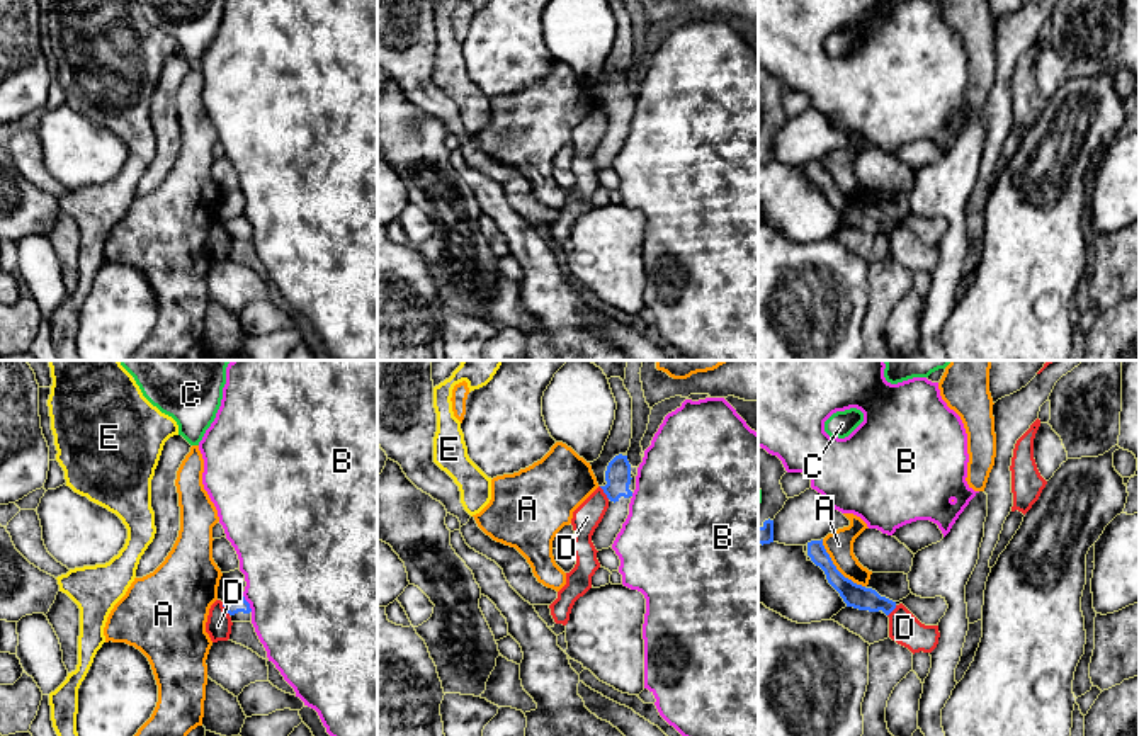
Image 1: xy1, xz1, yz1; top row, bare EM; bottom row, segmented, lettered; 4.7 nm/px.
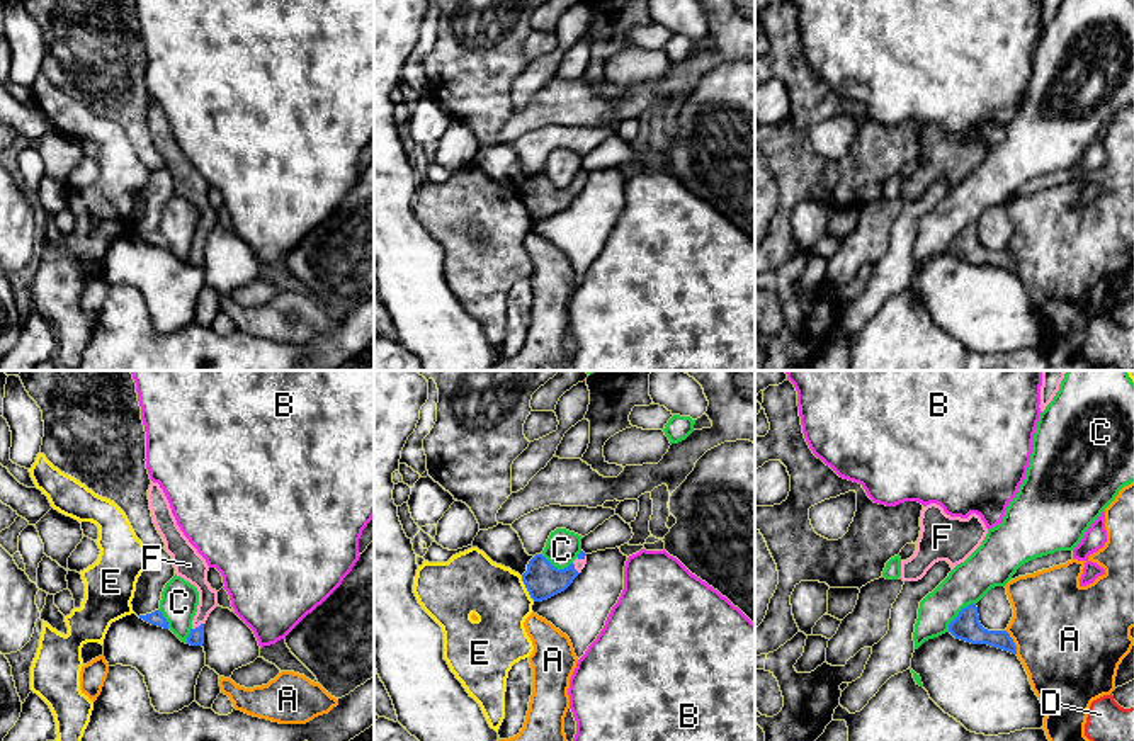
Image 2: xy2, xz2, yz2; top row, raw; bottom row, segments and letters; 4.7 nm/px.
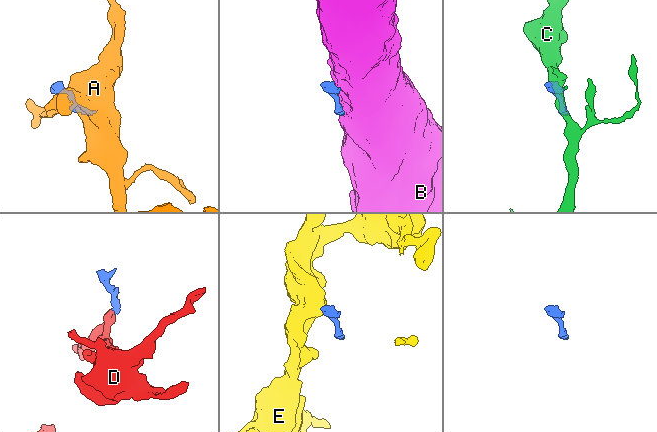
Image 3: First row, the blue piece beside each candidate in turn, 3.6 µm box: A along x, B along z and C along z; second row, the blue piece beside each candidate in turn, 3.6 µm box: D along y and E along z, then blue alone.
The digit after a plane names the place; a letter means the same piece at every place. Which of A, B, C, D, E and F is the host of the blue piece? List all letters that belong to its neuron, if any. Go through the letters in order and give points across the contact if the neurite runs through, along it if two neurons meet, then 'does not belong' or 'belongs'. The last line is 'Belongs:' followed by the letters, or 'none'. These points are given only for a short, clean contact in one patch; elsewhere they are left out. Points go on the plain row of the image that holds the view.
A: does not belong
B: border along xy1 (243, 215), (252, 230); does not belong
C: border along yz2 (975, 221), (959, 231), (947, 250); does not belong
D: border along xy1 (221, 221), (230, 233); does not belong
E: border along xz2 (521, 196), (534, 220); does not belong
F: runs through xy2 (196, 257), (199, 245), (204, 208), (196, 192); belongs
Belongs: F

